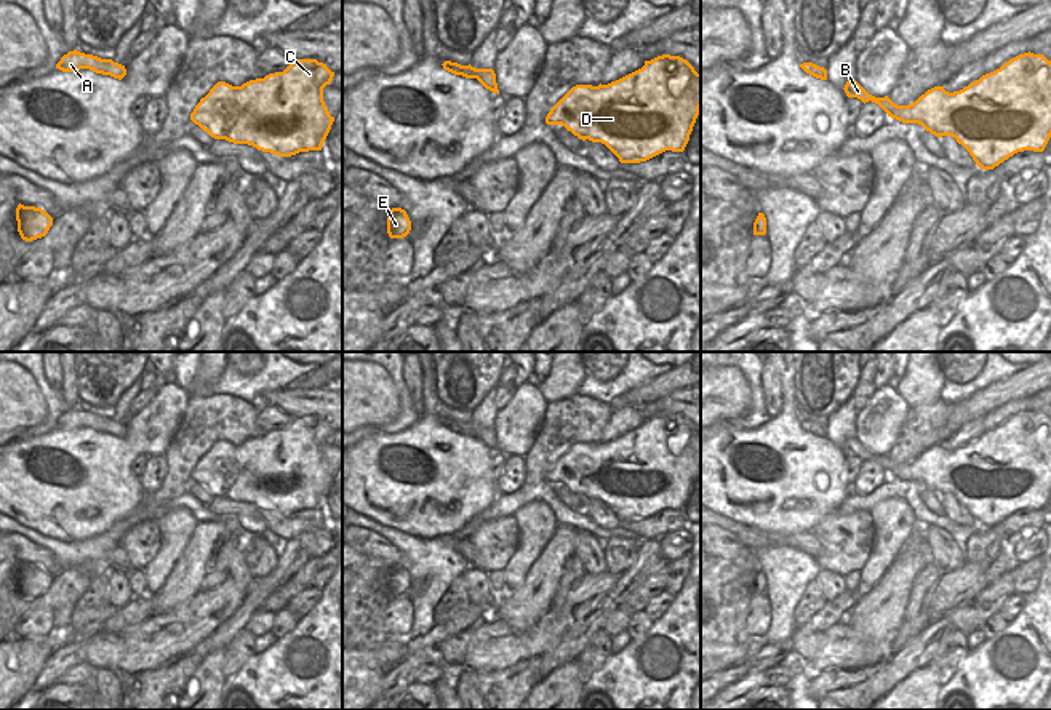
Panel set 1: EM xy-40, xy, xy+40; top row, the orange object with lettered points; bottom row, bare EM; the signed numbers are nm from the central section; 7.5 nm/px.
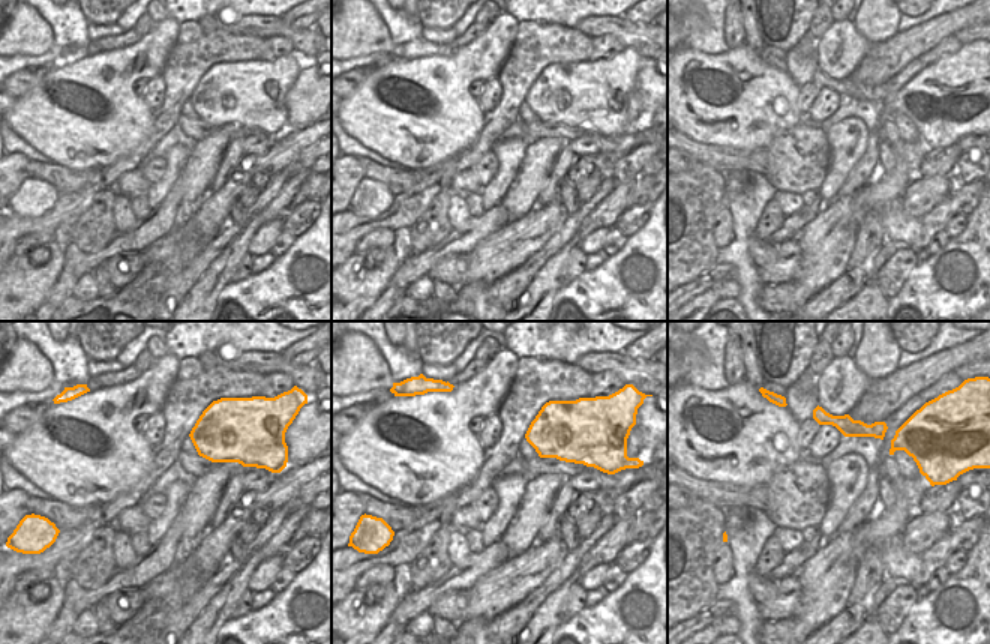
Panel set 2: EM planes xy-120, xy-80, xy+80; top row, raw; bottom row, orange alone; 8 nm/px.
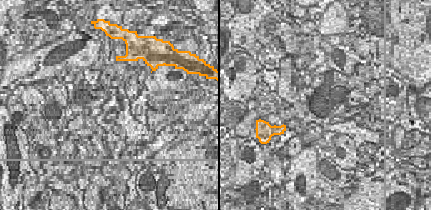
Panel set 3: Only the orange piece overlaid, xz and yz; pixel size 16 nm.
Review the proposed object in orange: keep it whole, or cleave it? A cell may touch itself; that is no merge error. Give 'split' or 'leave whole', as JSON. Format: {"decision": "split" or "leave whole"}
{"decision": "leave whole"}

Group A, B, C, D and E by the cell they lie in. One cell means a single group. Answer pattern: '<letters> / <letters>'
A B C D E

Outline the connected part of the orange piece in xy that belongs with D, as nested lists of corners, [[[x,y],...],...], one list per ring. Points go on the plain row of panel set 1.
[[[662,413],[608,443],[576,443],[547,472],[547,483],[561,483],[579,497],[605,502],[621,521],[646,520],[665,509],[683,510],[701,467],[701,432],[680,414]]]

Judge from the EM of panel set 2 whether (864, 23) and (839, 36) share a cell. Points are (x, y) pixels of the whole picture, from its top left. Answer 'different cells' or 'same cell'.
different cells

